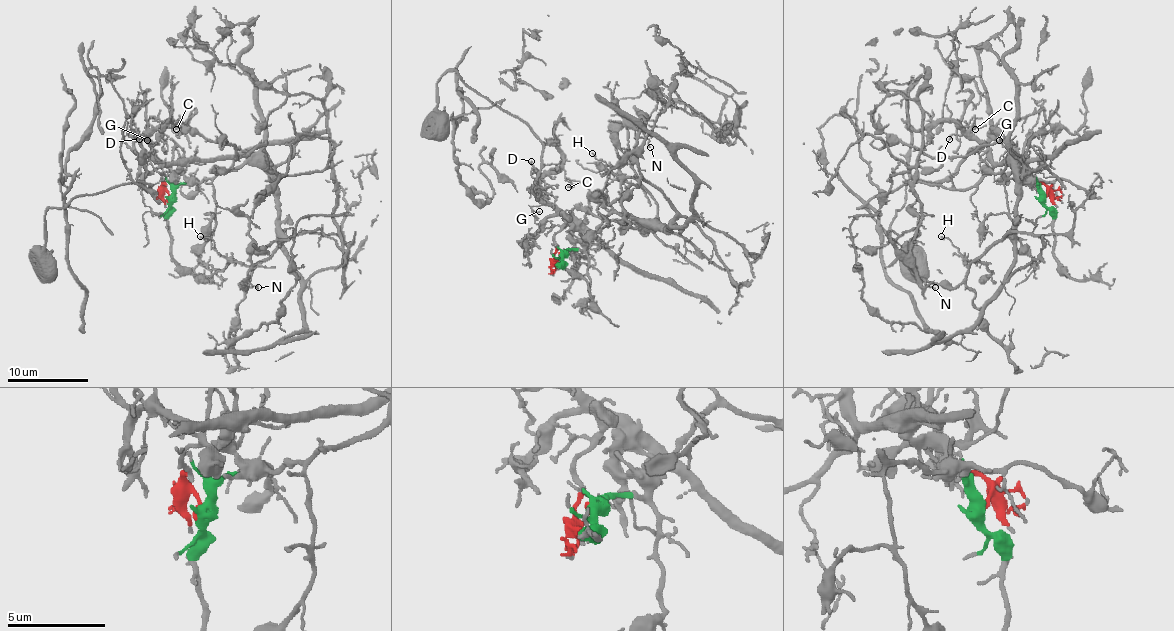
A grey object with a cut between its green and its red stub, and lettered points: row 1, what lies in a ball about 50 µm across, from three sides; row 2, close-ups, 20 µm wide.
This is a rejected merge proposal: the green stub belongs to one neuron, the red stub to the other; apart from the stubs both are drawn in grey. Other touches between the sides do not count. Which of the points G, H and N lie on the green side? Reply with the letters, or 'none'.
H, N

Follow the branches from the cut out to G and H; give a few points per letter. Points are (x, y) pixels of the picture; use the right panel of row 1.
G: (1043, 197), (1047, 189), (1045, 185), (1027, 179), (1017, 169), (1002, 145), (1002, 139), (998, 139)
H: (1043, 197), (1037, 183), (1009, 179), (1000, 171), (1009, 163), (1017, 175), (1013, 228), (966, 266), (940, 236)

